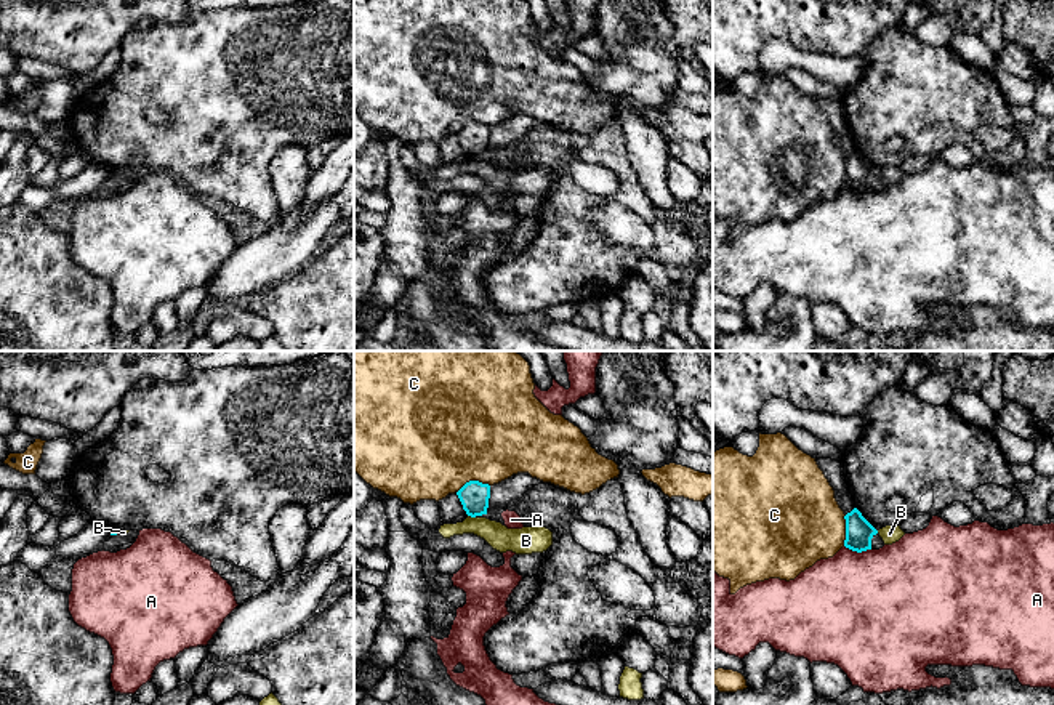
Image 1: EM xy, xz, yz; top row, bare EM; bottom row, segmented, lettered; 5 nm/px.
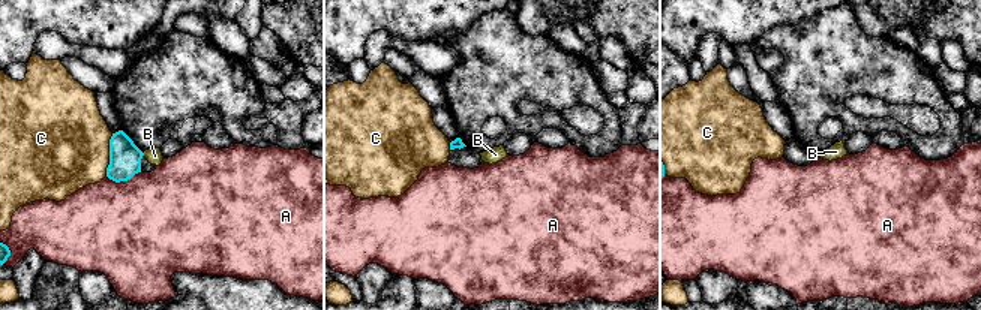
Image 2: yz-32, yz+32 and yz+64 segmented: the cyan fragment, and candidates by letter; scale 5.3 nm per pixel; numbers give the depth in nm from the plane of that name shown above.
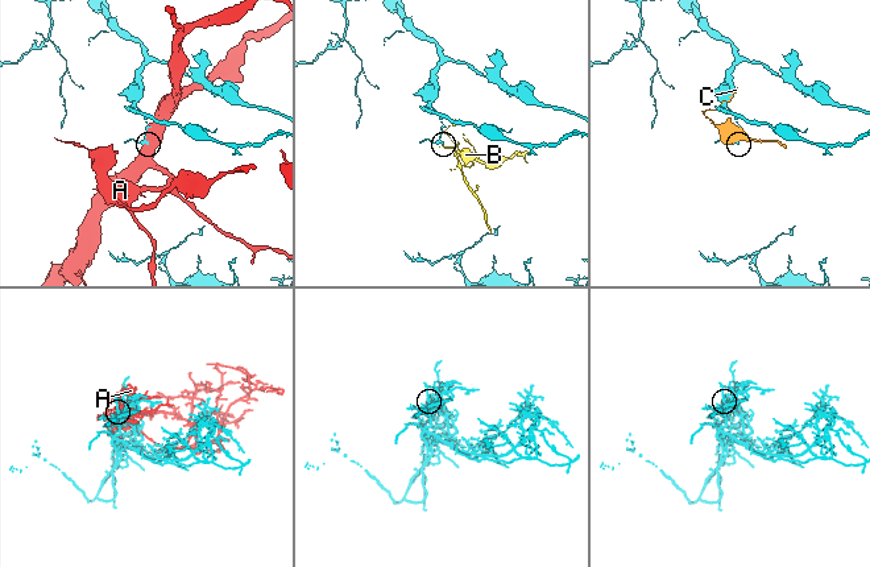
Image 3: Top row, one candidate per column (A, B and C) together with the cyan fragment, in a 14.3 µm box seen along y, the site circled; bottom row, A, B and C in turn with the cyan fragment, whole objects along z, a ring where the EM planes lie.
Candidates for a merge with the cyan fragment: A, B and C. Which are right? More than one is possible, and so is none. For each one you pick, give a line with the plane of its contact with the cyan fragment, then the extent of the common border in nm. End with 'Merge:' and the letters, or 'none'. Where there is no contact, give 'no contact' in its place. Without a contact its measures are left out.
Merge: none

